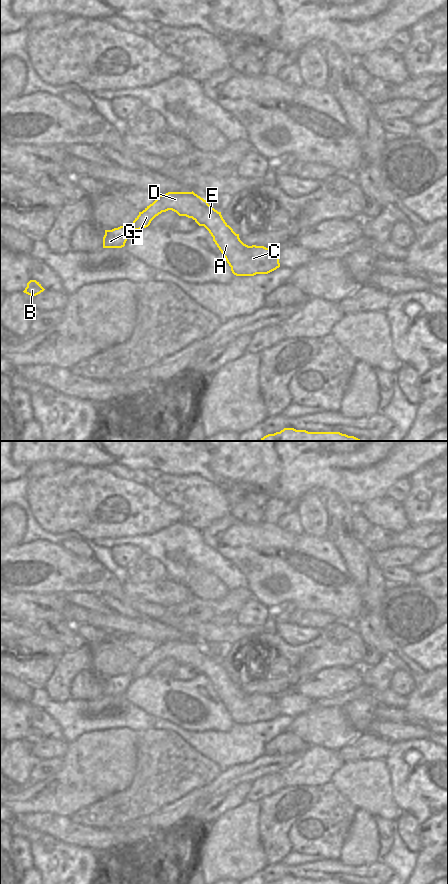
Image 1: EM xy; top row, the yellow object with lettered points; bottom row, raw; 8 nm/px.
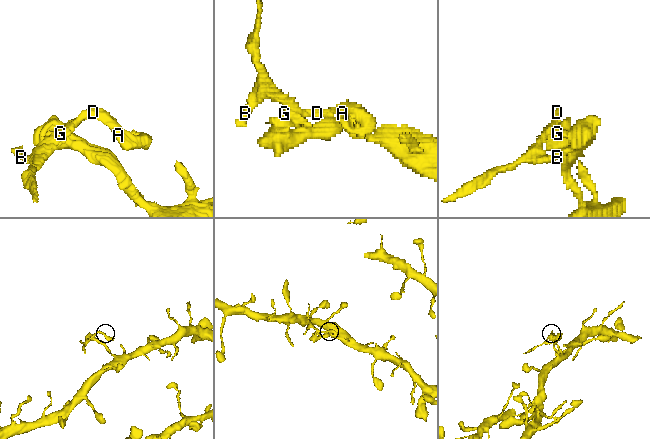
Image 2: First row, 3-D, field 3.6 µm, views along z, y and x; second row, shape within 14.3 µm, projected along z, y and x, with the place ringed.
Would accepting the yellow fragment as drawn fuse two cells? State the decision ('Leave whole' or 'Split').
Split

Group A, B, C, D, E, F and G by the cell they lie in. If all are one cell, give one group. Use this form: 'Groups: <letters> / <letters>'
Groups: A B C D E F / G

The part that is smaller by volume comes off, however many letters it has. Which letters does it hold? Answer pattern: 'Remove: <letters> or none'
Remove: A, B, C, D, E, F

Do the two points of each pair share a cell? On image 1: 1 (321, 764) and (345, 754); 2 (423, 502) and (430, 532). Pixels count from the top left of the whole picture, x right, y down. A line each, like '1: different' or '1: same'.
1: different
2: different

